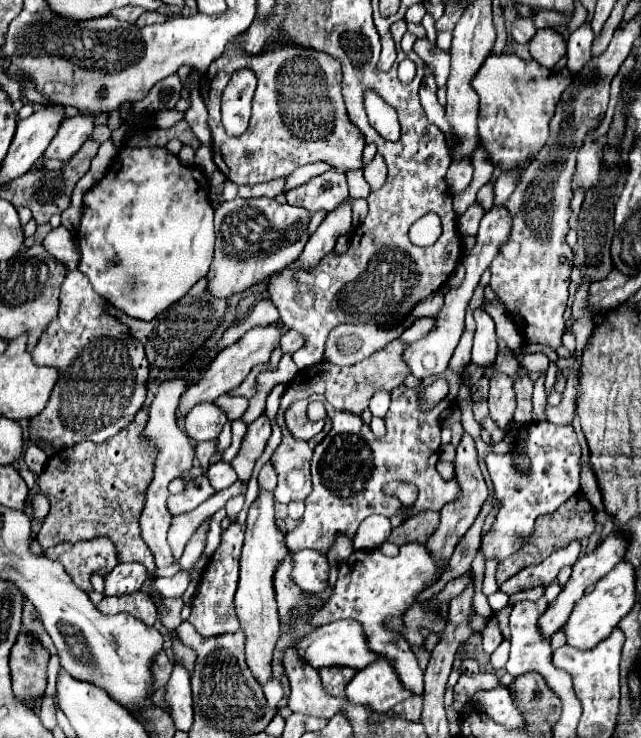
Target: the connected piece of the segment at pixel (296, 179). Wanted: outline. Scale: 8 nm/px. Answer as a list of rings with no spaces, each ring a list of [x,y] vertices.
[[[312,162],[312,164],[300,166],[296,172],[292,172],[292,174],[288,176],[286,190],[296,188],[296,186],[300,186],[300,184],[308,182],[310,178],[314,178],[314,176],[318,176],[318,174],[324,174],[324,172],[332,170],[332,168],[334,168],[334,166],[332,166],[332,164],[326,164],[326,162]]]

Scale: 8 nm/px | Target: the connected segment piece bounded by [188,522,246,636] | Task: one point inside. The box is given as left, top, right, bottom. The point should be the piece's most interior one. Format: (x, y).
(213, 614)

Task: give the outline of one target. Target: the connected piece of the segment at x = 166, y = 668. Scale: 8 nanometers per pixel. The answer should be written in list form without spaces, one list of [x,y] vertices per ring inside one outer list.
[[[160,654],[160,658],[156,658],[154,668],[152,668],[152,672],[154,672],[154,690],[168,684],[168,676],[172,674],[172,668],[174,668],[174,664],[168,660],[166,654]]]

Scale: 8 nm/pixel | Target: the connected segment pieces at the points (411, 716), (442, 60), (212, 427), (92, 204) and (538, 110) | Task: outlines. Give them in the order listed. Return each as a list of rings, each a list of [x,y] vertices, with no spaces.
[[[414,696],[410,702],[402,702],[400,706],[396,706],[390,714],[404,716],[404,720],[416,720],[416,722],[420,722],[422,706],[424,706],[424,696]]]
[[[426,38],[416,40],[414,52],[434,70],[438,86],[444,88],[448,82],[448,74],[450,74],[450,54],[442,52],[440,48],[434,48]]]
[[[196,404],[192,412],[186,416],[186,432],[190,438],[202,440],[214,440],[222,432],[222,426],[226,422],[226,412],[216,404]]]
[[[166,146],[122,148],[102,180],[86,190],[78,226],[78,270],[90,278],[94,290],[116,310],[140,320],[152,320],[180,300],[208,274],[214,252],[214,208],[208,200],[208,180],[198,166],[186,166]]]
[[[490,54],[478,74],[472,80],[474,90],[480,96],[478,114],[478,136],[486,150],[490,162],[504,172],[512,168],[524,170],[532,162],[544,142],[550,136],[550,120],[554,106],[568,84],[572,84],[574,74],[568,68],[560,72],[548,70],[534,60],[526,62],[516,54]]]

